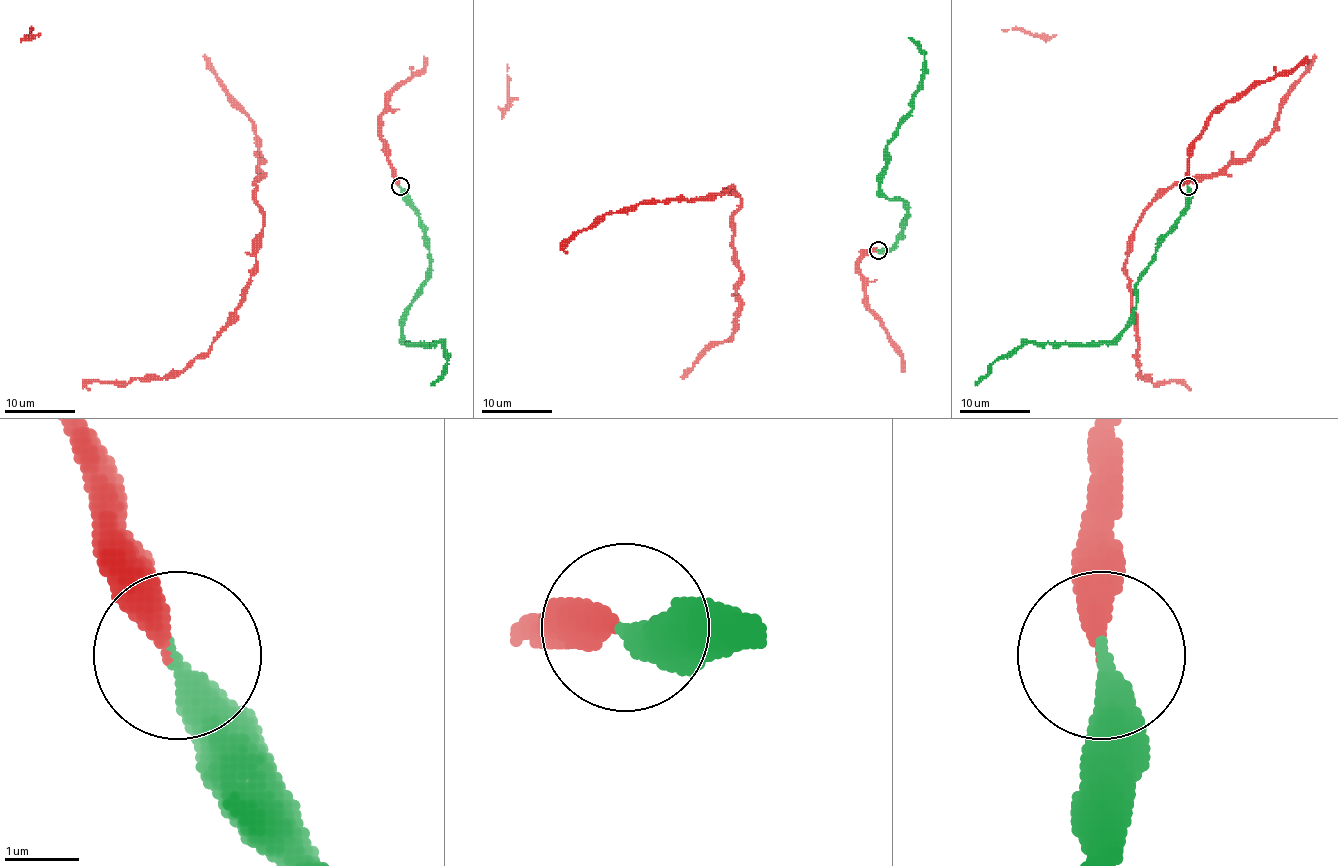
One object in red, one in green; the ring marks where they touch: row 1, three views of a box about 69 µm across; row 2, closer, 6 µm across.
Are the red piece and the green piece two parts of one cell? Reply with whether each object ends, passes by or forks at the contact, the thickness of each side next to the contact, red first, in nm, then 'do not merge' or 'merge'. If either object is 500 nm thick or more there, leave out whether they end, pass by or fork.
red ends | green ends | 320/380 nm | merge

